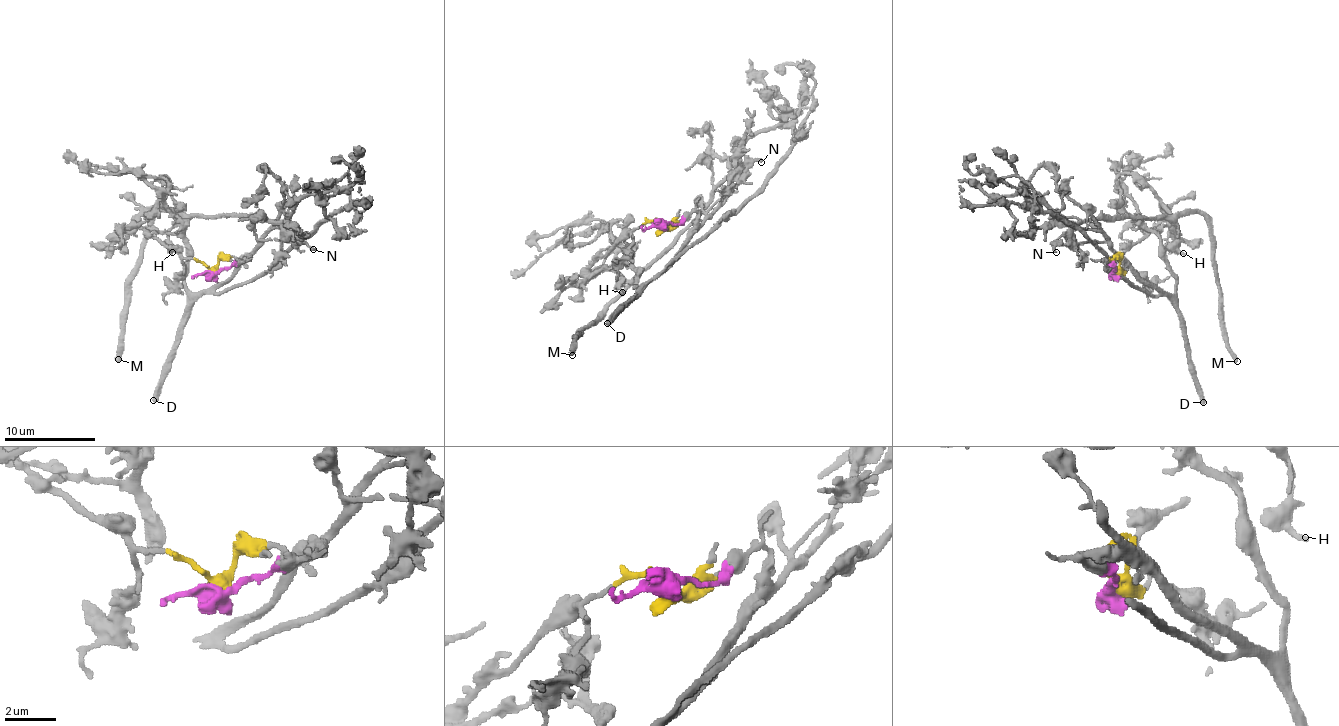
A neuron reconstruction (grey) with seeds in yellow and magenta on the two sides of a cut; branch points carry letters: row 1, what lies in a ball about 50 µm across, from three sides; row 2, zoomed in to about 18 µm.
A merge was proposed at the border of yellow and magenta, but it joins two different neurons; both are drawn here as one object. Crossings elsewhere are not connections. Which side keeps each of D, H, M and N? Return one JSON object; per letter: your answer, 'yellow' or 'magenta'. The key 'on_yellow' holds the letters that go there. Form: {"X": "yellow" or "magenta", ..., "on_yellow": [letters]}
{"D": "magenta", "H": "yellow", "M": "yellow", "N": "magenta", "on_yellow": ["H", "M"]}

